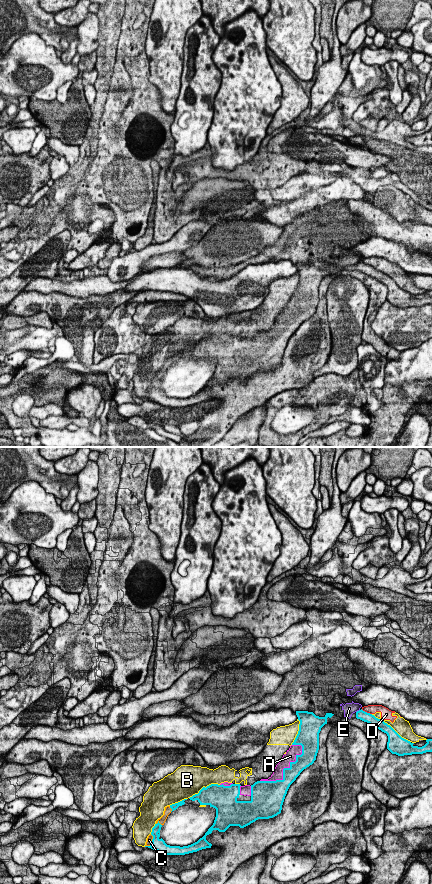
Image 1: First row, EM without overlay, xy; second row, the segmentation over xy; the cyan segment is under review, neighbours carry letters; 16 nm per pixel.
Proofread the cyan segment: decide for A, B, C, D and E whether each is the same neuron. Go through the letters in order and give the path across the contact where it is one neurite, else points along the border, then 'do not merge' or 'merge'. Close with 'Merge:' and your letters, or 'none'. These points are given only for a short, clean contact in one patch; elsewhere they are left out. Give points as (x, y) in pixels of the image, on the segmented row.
A: merge
B: do not merge
C: merge
D: do not merge
E: do not merge
Merge: A, C

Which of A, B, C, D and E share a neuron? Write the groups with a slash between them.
A C / B D / E

